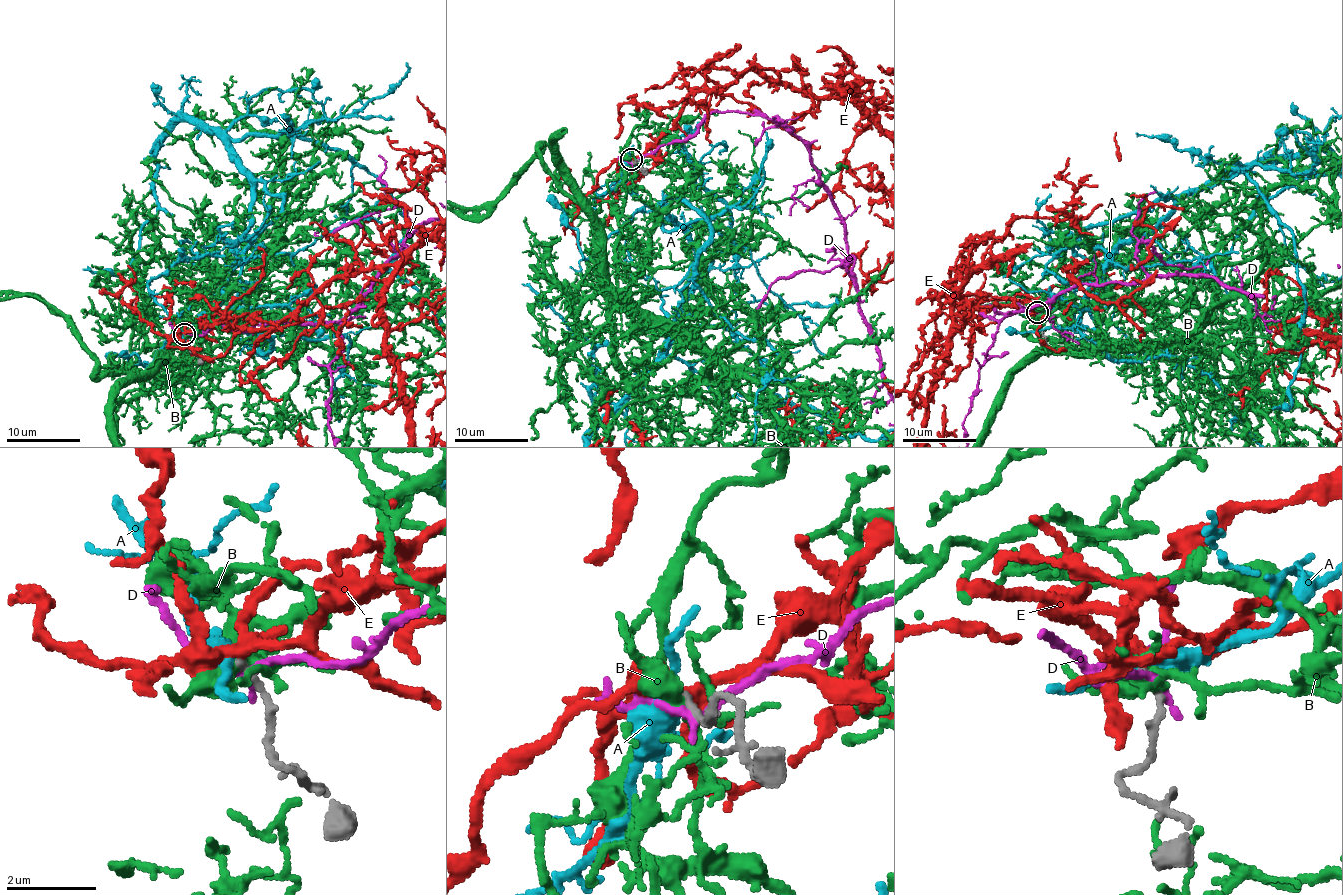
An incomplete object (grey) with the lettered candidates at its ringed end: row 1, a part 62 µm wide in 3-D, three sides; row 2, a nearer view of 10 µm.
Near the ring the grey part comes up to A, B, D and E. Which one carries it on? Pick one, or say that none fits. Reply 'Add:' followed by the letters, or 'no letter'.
Add: A

